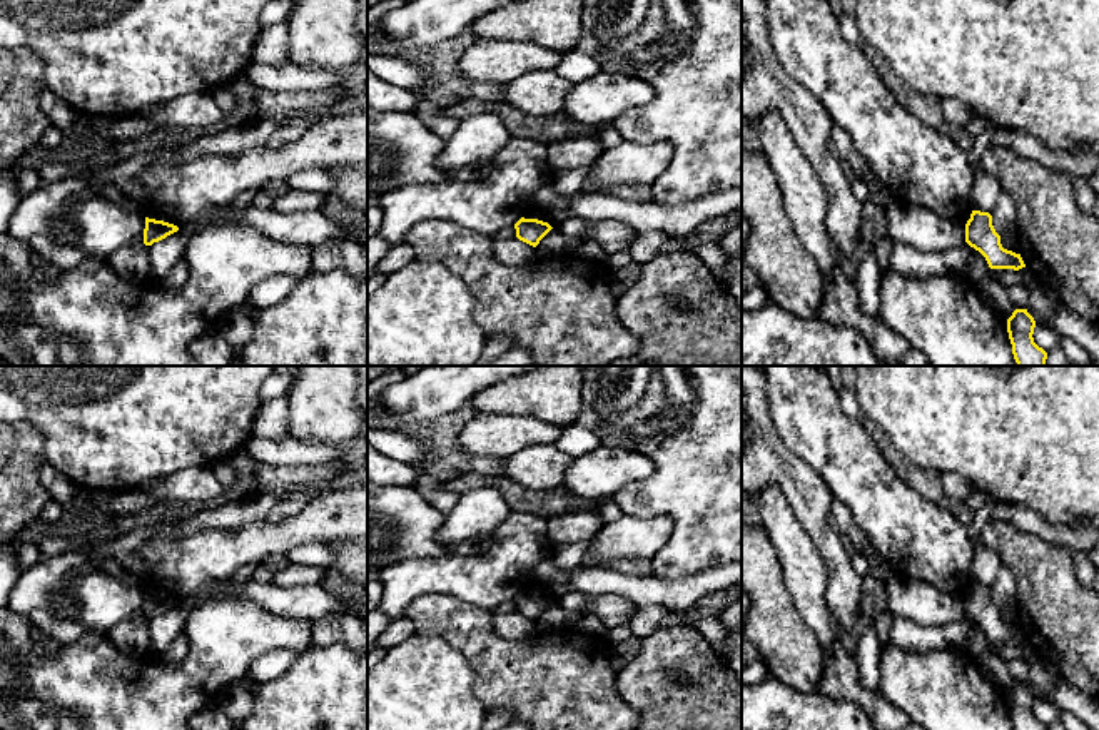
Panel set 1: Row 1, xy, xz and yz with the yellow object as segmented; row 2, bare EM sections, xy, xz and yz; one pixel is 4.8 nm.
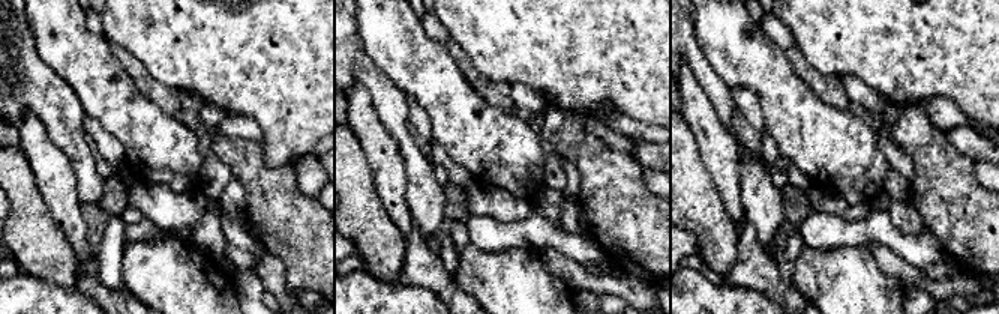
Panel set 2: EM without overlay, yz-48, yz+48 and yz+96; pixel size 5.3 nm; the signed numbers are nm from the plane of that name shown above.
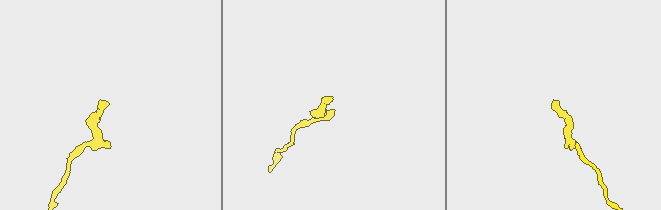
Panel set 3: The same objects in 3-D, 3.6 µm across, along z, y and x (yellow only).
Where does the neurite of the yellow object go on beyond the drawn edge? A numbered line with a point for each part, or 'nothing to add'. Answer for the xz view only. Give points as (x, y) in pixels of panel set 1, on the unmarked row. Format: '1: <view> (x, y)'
nothing to add

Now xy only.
nothing to add

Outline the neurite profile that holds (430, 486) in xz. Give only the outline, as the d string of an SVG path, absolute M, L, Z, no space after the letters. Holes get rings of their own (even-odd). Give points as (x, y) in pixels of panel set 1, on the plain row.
M418 466L416 488L438 511L448 516L458 504L459 494L448 491L443 481Z

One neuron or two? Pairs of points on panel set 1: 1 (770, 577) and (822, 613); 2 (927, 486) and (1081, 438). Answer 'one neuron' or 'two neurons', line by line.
1: two neurons
2: two neurons

